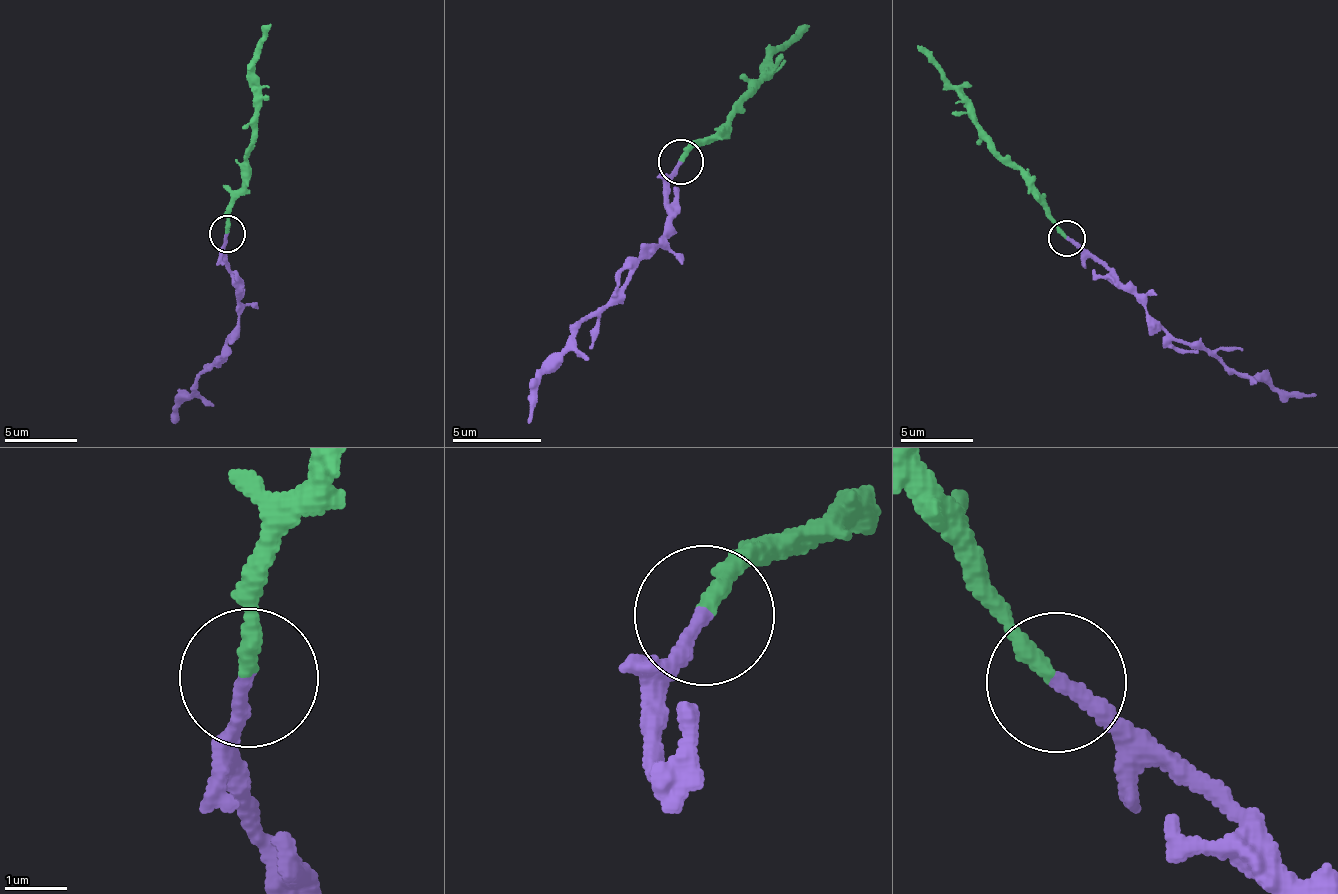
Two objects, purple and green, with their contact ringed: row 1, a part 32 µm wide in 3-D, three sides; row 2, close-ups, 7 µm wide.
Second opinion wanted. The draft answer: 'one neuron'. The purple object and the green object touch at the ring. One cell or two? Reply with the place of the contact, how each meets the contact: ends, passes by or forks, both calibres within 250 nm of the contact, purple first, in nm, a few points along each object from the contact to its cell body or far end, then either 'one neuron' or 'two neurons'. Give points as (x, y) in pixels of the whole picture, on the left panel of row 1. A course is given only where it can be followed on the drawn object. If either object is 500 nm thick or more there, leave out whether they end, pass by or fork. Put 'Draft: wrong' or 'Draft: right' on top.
Draft: right
place (227, 233); purple ends; green ends; calibres 240 and 280 nm; course purple (226, 234), (223, 248), (236, 285), (238, 322), (222, 352), (212, 360), (175, 420); course green (226, 234), (234, 195), (253, 137), (249, 66), (268, 24); one neuron

